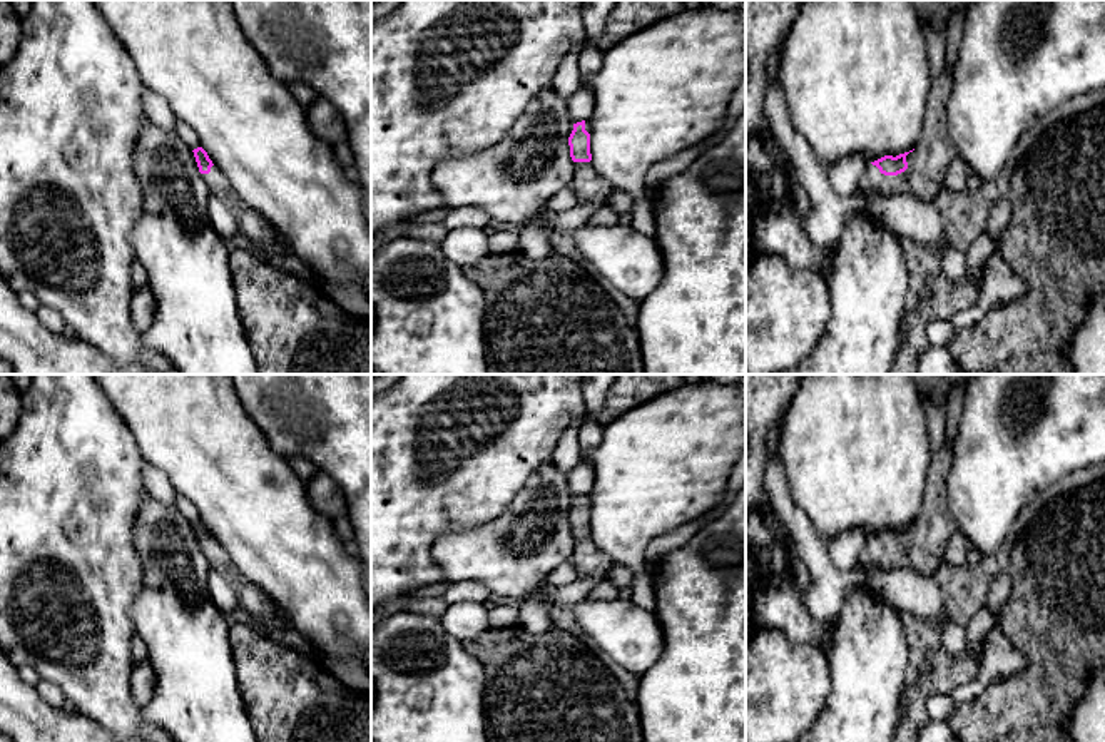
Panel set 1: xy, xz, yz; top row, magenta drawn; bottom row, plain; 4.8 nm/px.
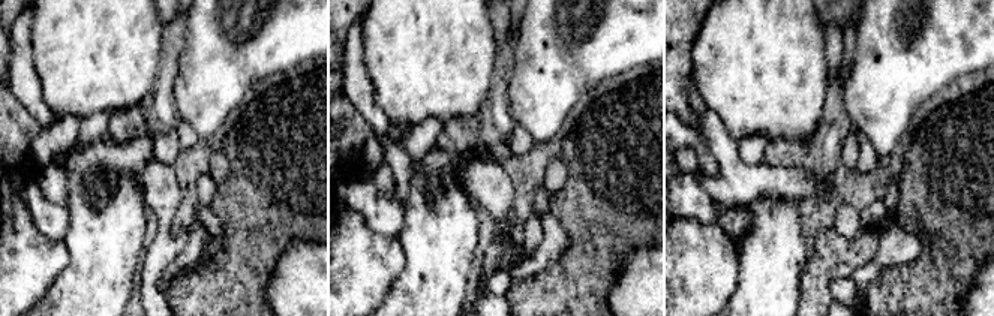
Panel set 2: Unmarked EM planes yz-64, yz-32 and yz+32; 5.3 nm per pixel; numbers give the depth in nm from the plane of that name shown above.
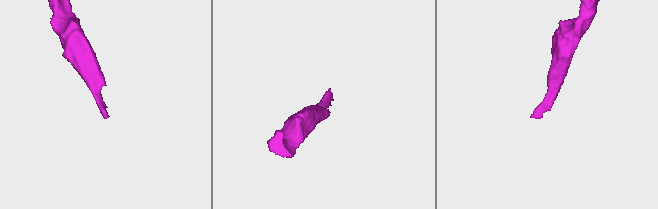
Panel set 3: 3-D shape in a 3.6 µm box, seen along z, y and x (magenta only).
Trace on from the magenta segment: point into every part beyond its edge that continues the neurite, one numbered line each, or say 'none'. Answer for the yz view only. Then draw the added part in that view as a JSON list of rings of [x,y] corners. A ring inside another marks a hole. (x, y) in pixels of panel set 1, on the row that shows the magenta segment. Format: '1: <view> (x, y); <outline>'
1: yz (913, 182); [[[921,139],[913,152],[906,155],[908,169],[898,175],[884,175],[873,164],[866,165],[858,191],[864,196],[928,196],[926,165],[929,150]]]

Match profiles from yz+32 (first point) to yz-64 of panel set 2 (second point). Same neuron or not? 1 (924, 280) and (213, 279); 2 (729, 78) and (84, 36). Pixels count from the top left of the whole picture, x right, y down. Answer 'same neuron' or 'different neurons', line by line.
1: same neuron
2: same neuron

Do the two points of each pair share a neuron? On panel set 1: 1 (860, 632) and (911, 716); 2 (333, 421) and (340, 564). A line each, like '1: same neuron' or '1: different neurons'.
1: different neurons
2: different neurons

